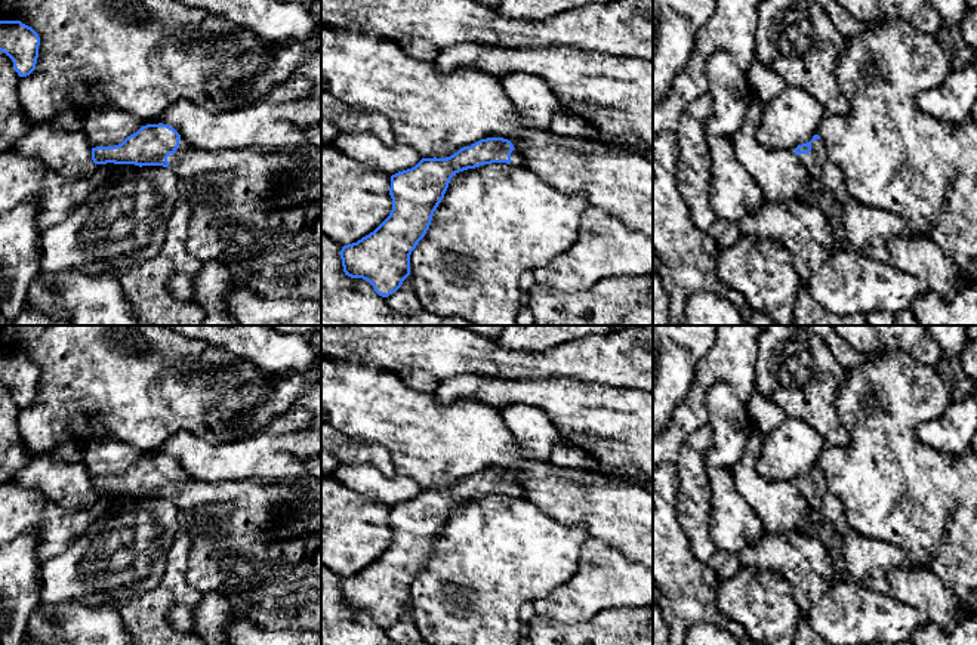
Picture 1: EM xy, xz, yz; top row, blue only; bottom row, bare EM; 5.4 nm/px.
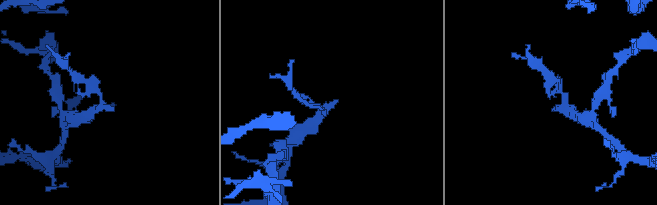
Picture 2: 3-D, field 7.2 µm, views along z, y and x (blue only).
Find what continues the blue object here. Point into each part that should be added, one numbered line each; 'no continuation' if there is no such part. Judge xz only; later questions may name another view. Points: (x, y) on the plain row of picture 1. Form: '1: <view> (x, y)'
1: xz (517, 490)

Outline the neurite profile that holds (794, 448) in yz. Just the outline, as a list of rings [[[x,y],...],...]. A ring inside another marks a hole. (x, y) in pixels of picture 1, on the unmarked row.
[[[785,417],[779,428],[762,435],[762,444],[756,472],[767,479],[795,481],[819,466],[822,453],[826,448],[825,439],[801,420]]]

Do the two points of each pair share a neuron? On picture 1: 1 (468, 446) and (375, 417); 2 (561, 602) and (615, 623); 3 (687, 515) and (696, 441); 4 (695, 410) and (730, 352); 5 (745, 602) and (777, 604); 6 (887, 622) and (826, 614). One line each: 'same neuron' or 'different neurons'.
1: same neuron
2: different neurons
3: same neuron
4: same neuron
5: same neuron
6: same neuron

